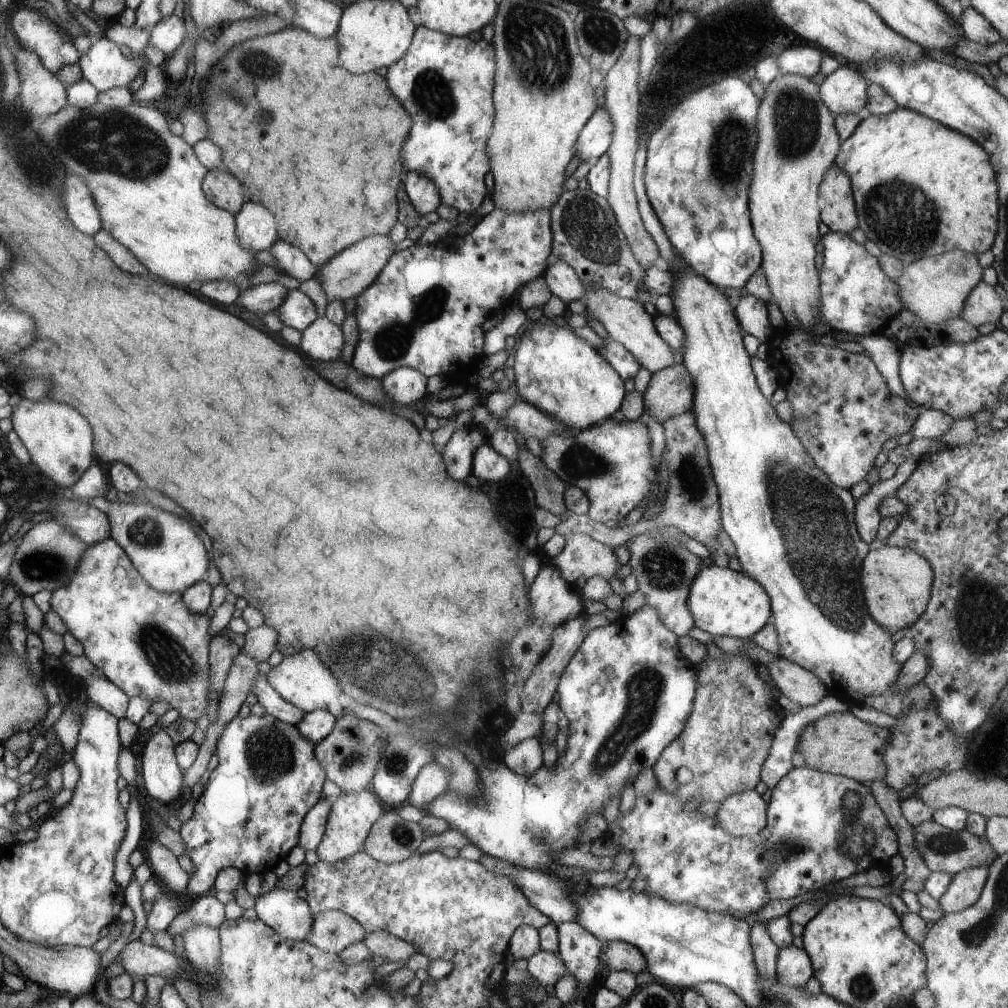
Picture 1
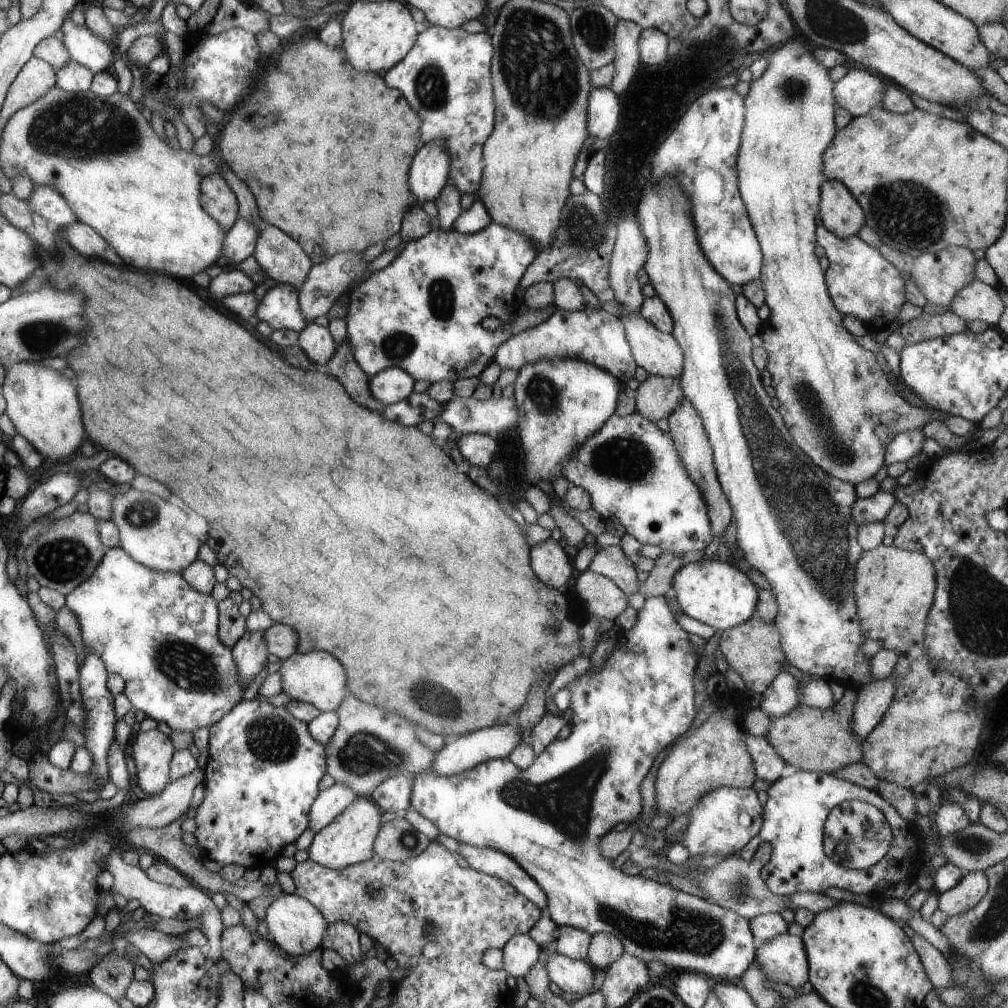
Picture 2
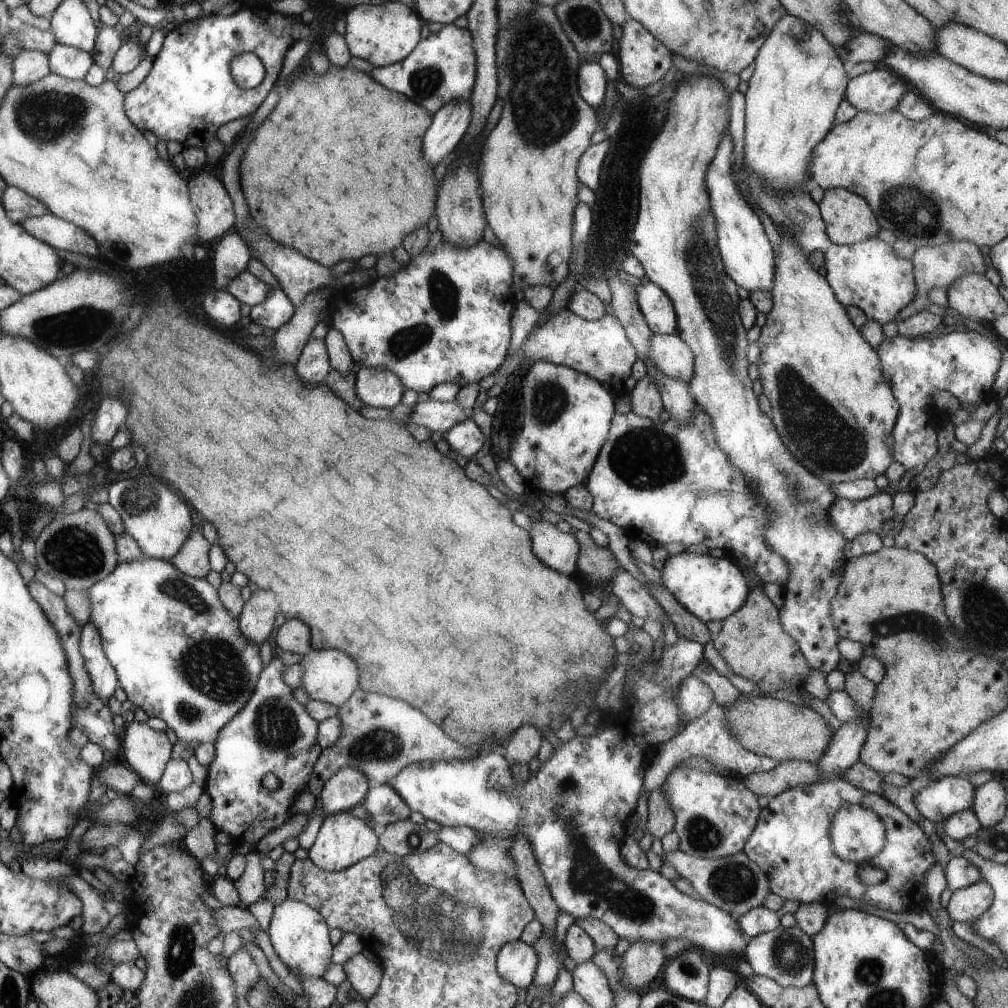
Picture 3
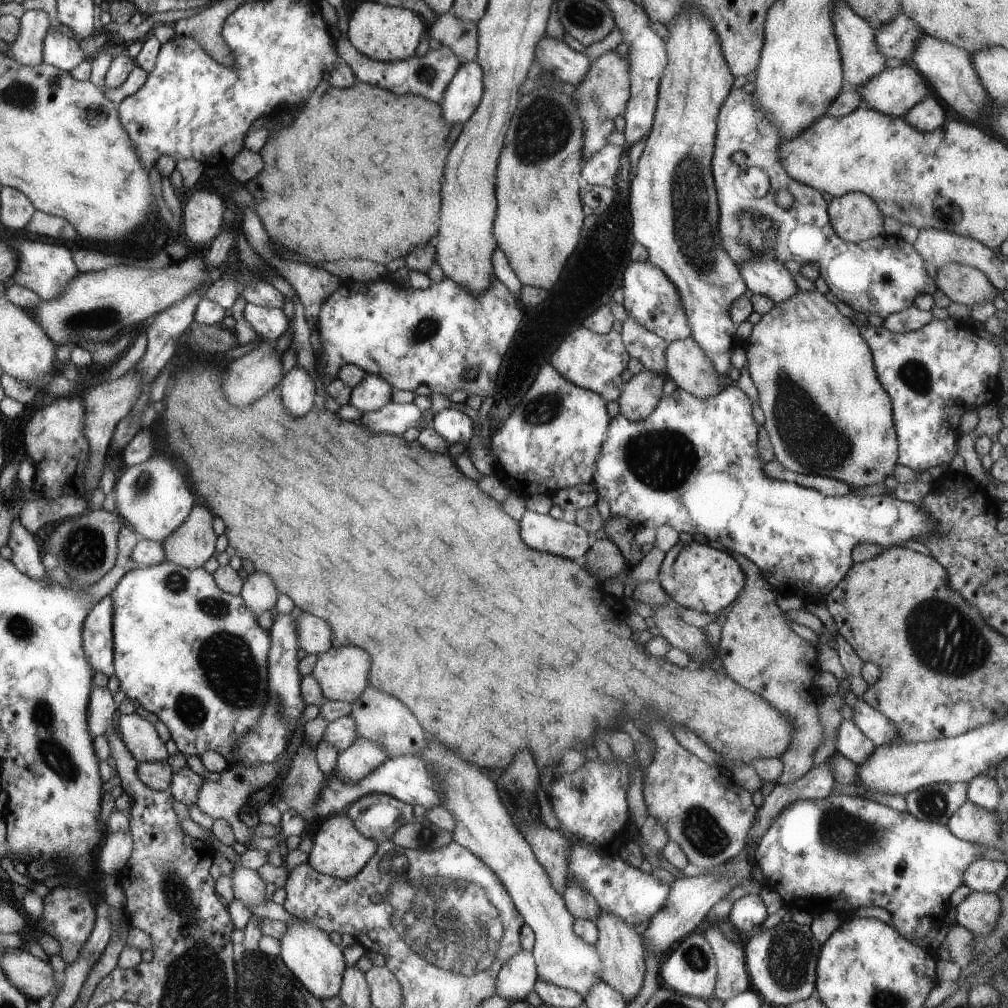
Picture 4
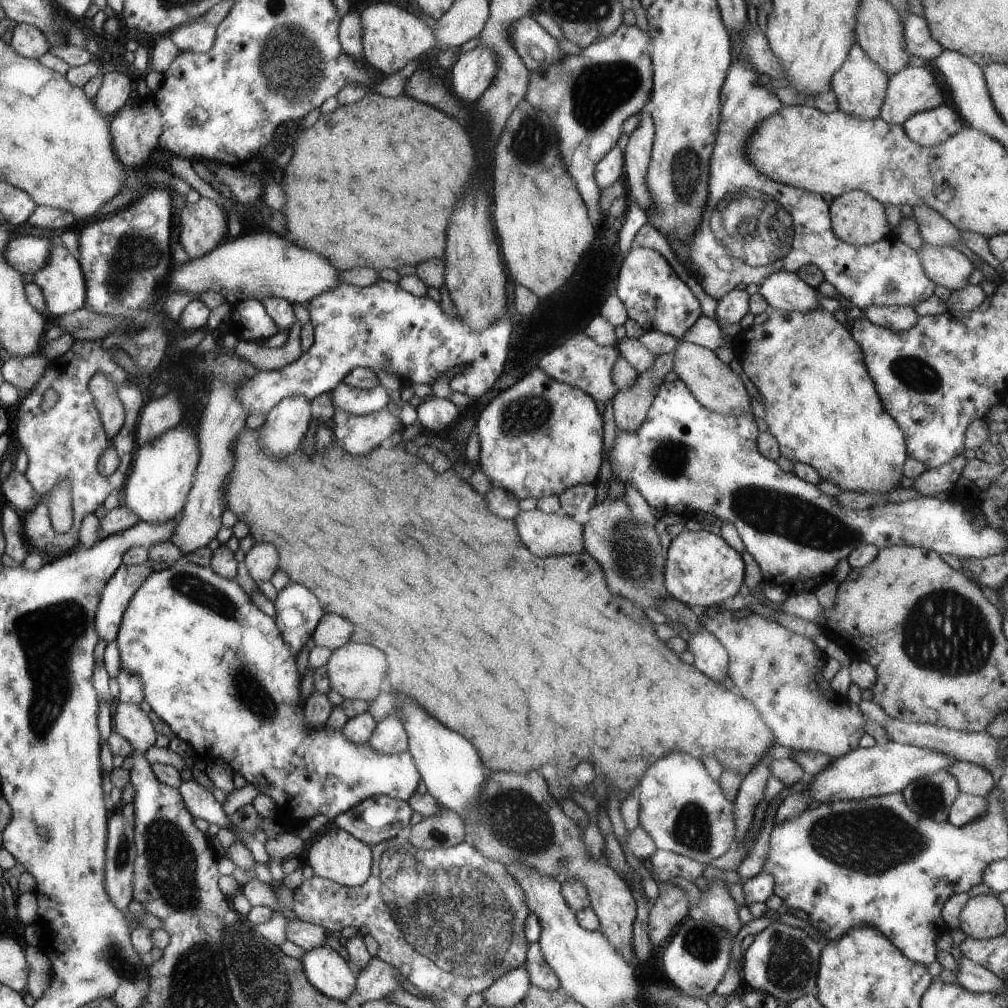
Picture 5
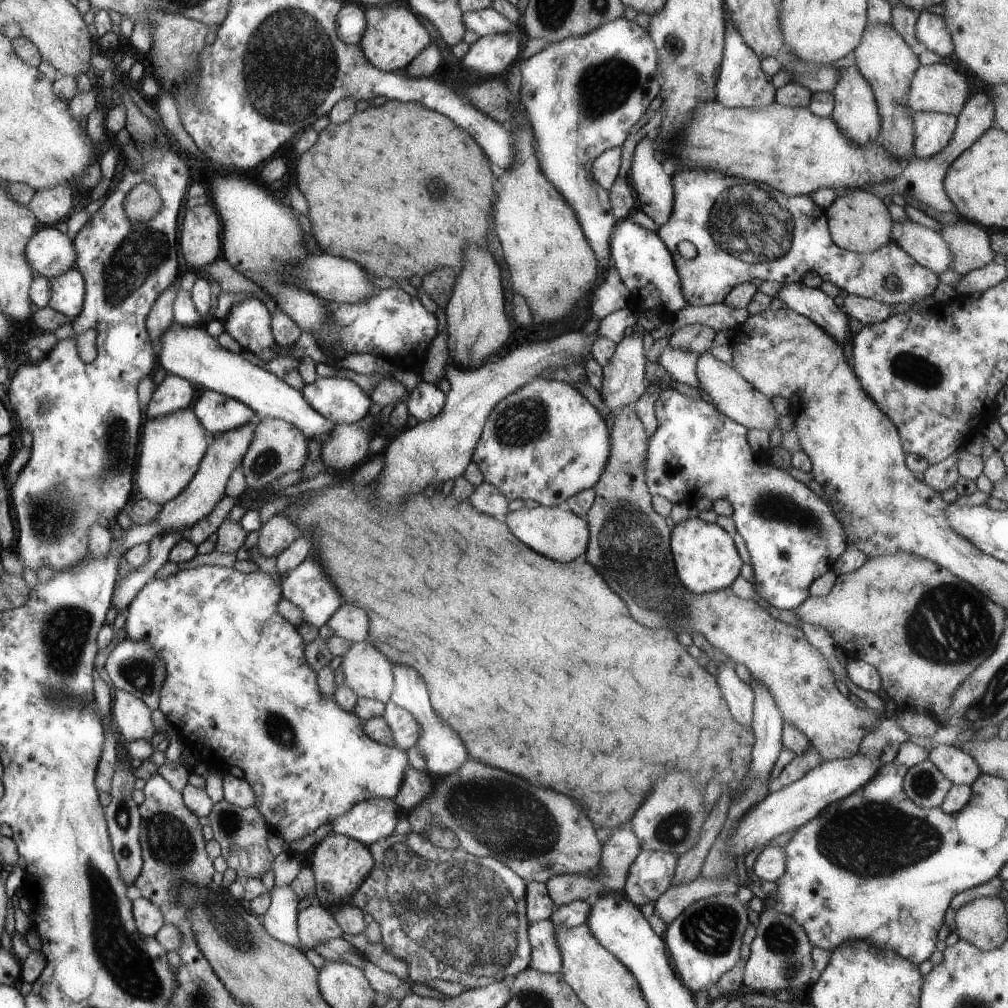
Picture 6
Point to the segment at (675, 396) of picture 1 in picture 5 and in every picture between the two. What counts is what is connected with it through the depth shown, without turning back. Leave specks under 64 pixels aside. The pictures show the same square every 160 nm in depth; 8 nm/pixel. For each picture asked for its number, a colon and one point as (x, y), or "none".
2: (656, 397)
3: (646, 401)
4: (639, 397)
5: (630, 407)

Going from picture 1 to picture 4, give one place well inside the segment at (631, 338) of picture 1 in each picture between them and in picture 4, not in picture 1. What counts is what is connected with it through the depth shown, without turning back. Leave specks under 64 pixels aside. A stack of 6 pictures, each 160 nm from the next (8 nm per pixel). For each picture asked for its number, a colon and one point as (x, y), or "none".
2: (659, 353)
3: (670, 354)
4: (688, 365)

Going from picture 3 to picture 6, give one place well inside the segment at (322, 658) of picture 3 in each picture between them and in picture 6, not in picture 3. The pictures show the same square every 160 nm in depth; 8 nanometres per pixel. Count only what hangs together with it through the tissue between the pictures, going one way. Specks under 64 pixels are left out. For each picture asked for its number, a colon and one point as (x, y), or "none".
4: (343, 673)
5: (357, 671)
6: (367, 671)

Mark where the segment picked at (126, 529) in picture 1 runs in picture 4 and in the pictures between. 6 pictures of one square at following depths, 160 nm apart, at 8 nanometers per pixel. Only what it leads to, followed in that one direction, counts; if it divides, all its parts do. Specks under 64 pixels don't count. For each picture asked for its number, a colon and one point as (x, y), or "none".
2: (153, 531)
3: (160, 521)
4: (153, 497)

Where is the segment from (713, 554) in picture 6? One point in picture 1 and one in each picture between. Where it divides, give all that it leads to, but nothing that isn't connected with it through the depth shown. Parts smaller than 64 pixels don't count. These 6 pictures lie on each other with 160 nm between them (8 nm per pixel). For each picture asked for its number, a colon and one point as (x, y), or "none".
1: (724, 602)
2: (716, 593)
3: (711, 588)
4: (697, 576)
5: (701, 570)

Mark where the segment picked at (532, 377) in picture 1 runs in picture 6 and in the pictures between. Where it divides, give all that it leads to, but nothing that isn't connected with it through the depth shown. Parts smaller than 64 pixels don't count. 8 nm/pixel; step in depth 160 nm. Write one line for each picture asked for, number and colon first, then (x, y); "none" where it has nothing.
2: (561, 402)
3: (567, 415)
4: (553, 437)
5: (539, 437)
6: (546, 441)

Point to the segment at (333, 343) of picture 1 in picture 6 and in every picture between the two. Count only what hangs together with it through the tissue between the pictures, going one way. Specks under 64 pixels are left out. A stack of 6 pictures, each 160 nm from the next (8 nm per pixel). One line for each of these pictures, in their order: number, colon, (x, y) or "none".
2: (317, 342)
3: (313, 365)
4: (298, 387)
5: (284, 427)
6: (276, 439)

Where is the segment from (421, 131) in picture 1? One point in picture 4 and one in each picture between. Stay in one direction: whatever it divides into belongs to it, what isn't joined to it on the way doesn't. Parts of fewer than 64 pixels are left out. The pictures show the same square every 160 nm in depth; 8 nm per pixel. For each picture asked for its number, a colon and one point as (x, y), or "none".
2: (447, 76)
3: (442, 68)
4: (428, 76)

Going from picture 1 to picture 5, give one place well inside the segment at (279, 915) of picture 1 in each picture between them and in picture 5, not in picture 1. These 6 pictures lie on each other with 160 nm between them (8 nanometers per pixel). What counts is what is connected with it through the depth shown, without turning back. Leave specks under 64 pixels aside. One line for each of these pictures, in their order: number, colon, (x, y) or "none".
2: (298, 927)
3: (299, 934)
4: (319, 965)
5: (327, 970)

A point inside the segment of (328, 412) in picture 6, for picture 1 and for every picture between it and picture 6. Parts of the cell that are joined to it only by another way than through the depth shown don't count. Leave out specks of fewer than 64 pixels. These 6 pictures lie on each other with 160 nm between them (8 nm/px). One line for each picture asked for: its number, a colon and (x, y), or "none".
1: (405, 386)
2: (391, 385)
3: (378, 387)
4: (373, 392)
5: (345, 398)

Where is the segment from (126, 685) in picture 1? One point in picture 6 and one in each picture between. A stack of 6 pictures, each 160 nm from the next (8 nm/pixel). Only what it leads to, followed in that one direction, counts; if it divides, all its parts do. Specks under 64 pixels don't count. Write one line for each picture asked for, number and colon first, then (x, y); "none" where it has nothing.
2: (154, 629)
3: (180, 654)
4: (191, 653)
5: (216, 669)
6: (238, 686)

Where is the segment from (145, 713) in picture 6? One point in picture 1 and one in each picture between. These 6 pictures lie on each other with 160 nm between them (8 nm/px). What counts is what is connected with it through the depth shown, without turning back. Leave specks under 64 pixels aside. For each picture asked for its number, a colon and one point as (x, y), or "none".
1: (162, 777)
2: (152, 751)
3: (148, 752)
4: (140, 736)
5: (130, 721)

